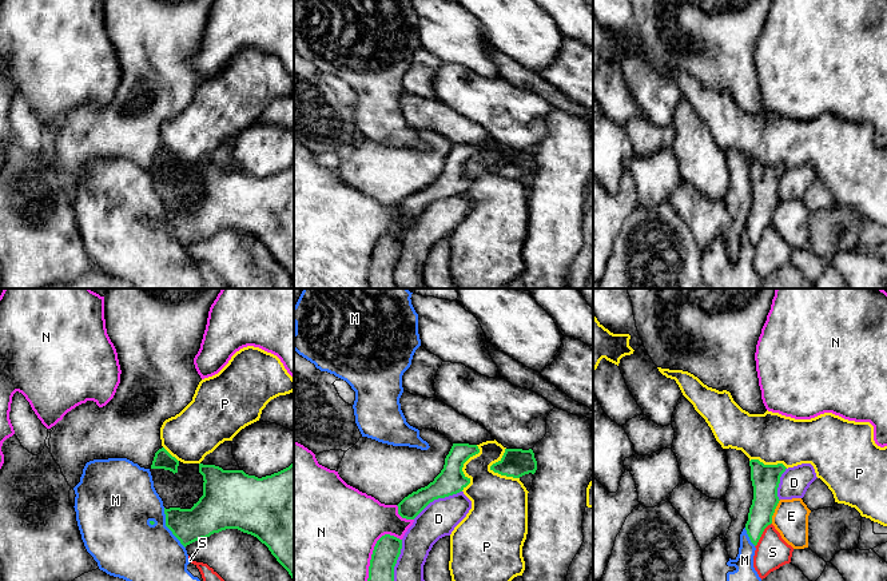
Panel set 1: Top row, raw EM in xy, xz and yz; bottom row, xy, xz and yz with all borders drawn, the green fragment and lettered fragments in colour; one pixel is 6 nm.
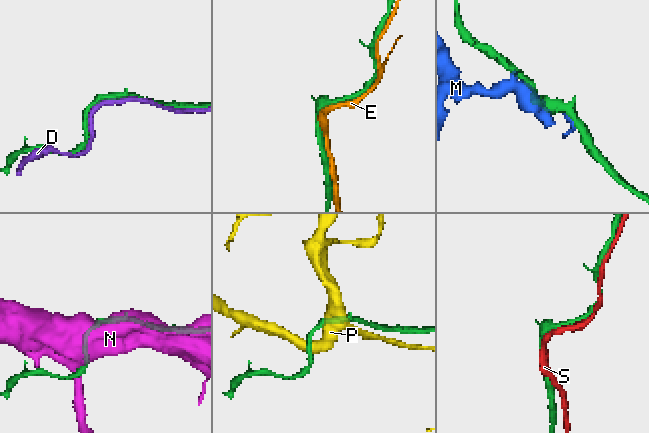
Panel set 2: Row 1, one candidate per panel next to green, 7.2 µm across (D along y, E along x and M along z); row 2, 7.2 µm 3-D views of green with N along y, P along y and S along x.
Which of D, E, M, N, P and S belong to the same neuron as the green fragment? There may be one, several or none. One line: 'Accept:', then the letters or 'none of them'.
Accept: none of them

